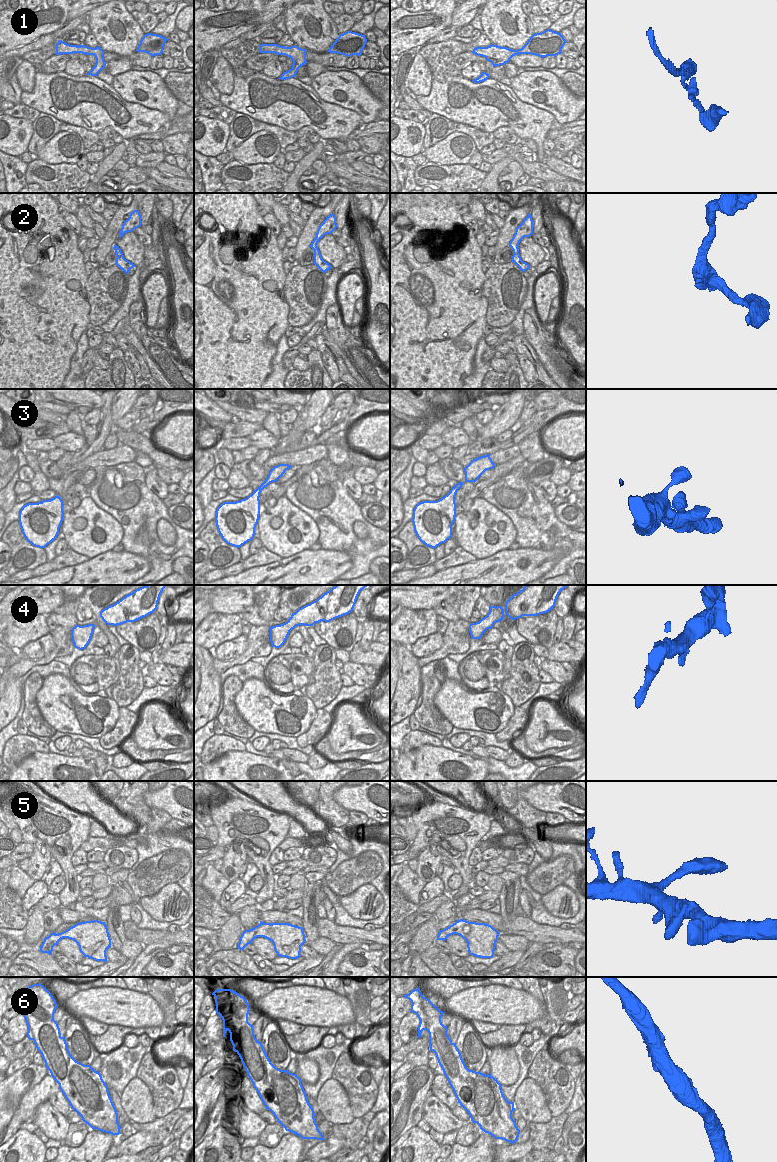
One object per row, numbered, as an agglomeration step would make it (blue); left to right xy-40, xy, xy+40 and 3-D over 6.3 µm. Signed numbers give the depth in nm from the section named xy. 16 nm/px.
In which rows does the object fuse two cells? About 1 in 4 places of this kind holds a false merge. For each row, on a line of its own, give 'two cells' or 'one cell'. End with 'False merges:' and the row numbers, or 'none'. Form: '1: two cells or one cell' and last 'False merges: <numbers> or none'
1: one cell
2: one cell
3: one cell
4: one cell
5: one cell
6: two cells
False merges: 6

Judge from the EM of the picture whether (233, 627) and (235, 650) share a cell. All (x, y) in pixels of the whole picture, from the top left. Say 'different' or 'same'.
different

